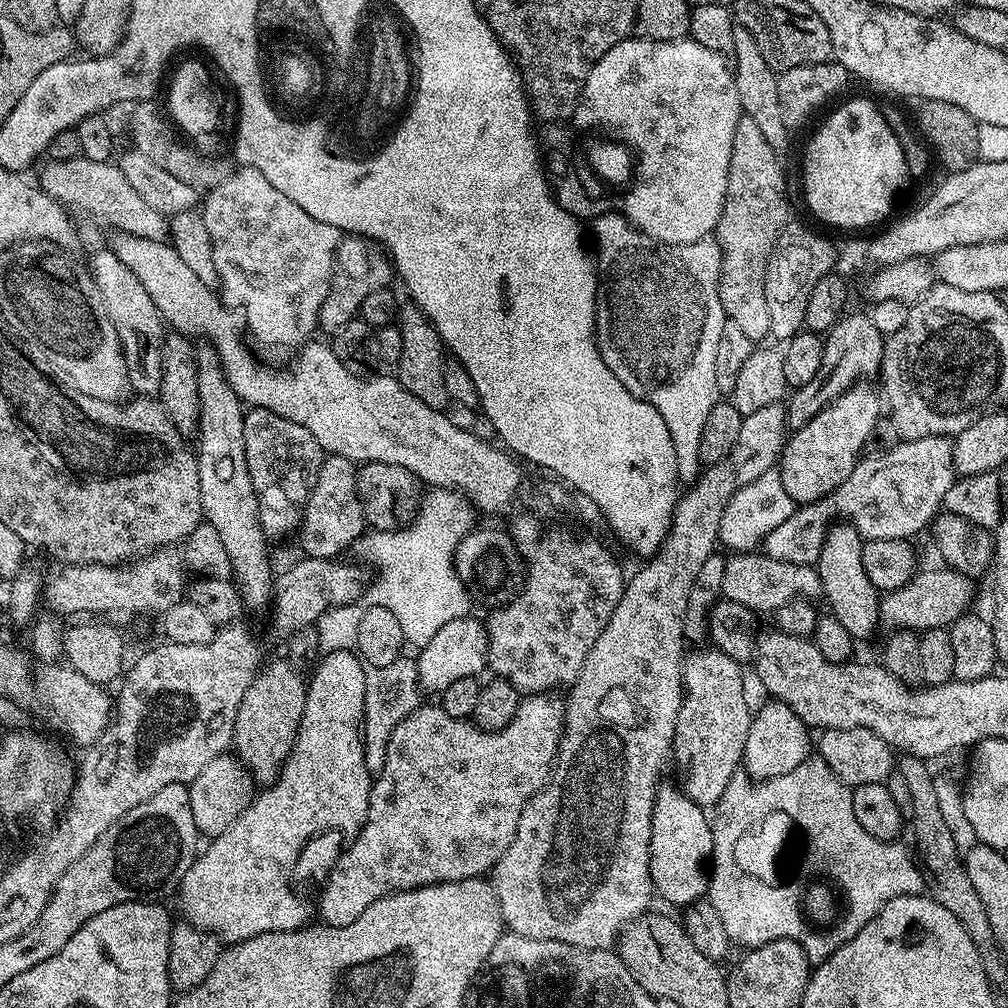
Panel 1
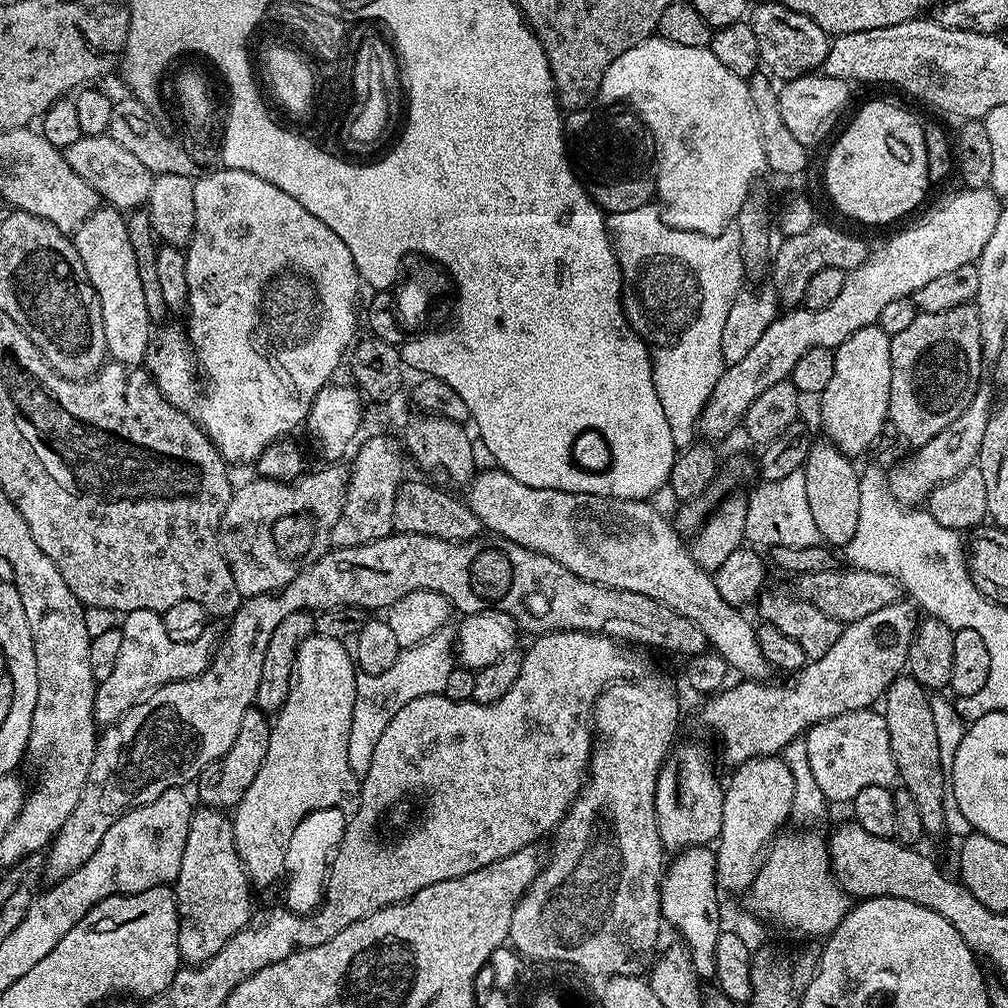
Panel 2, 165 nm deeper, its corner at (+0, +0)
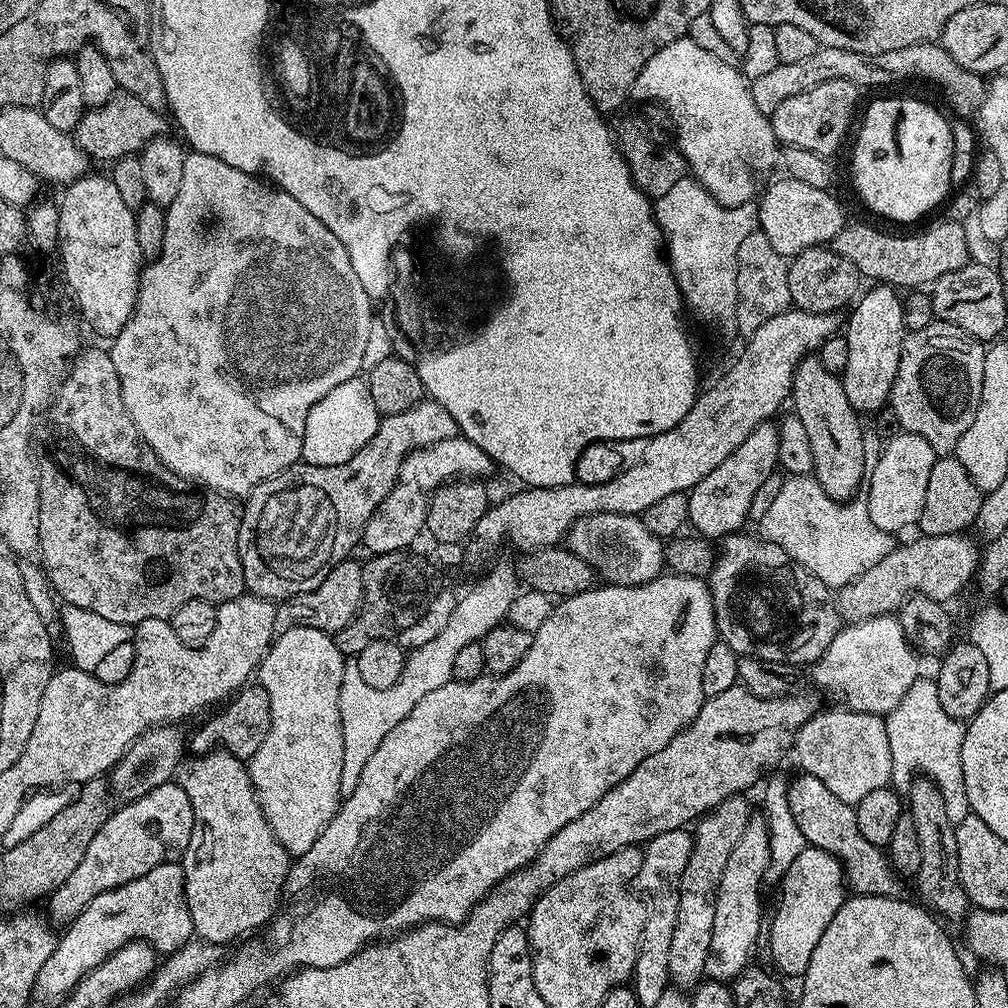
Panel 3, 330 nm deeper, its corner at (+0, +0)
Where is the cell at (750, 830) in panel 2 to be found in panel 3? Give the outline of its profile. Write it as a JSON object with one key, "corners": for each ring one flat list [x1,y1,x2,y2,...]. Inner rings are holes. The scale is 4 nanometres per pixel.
{"corners":[[753,815,748,821,746,830,742,830,742,838,738,838,738,846,730,850,730,859,726,861,726,870,722,870,722,882,716,891,716,905,714,906,714,934,710,934,710,954,706,954,705,977,709,980,731,982,749,967,752,947,756,939,762,936,762,920,760,924,760,888,765,887,764,875,770,860,769,821,763,815]]}

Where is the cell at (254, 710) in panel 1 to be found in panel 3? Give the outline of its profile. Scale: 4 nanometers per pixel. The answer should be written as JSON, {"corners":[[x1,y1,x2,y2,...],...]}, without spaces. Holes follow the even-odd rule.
{"corners":[[346,558,334,565,330,574,326,574,326,578,322,578,314,590,294,594,276,604,274,633,279,634,291,628,313,628,329,634,340,632,356,617,363,597,362,563,356,558]]}

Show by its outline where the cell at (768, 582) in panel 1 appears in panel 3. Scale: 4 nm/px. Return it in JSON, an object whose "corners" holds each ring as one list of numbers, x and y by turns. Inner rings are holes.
{"corners":[[955,532,941,536,920,534,917,537,917,540,912,540,909,544,902,545,901,548,900,545,893,547,892,551,885,554,882,559,874,562,874,566,870,566,870,570,858,574,858,578,846,582,835,593,836,606,840,609,841,617,848,624,857,624,863,620,878,618,879,616,891,616,913,594,934,598,941,602,949,602,948,600,954,599,967,584,973,581,976,569,980,566,982,548,979,543,976,545,971,540,971,535]]}

